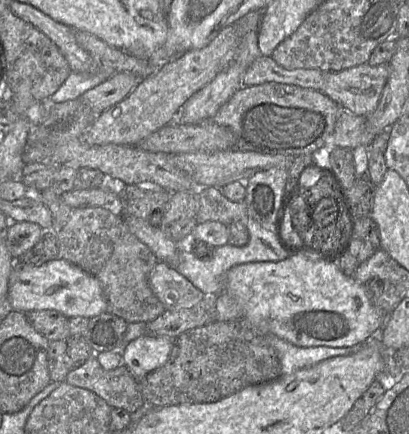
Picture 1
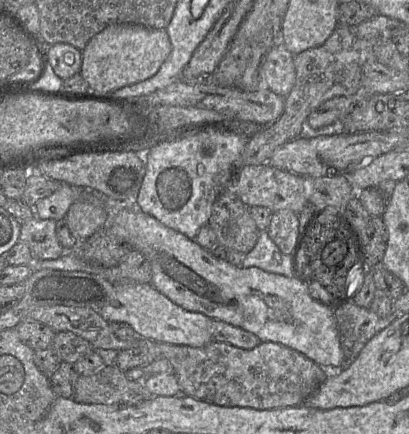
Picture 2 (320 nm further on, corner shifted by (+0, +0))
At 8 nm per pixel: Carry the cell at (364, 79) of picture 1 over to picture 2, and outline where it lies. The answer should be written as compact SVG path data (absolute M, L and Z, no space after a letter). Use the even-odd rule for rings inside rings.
M283 43L274 45L265 55L260 72L262 85L285 98L295 84L294 55Z

